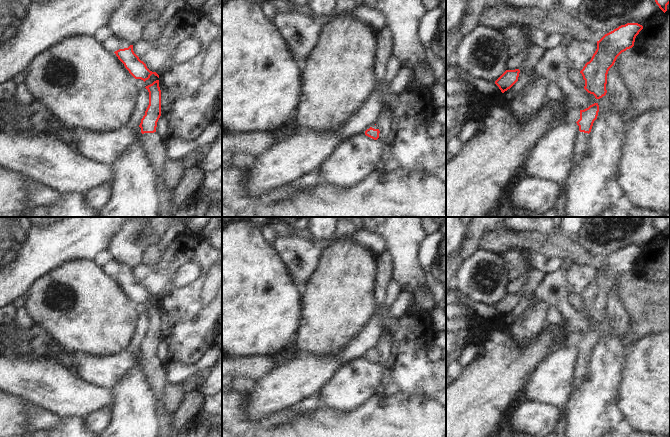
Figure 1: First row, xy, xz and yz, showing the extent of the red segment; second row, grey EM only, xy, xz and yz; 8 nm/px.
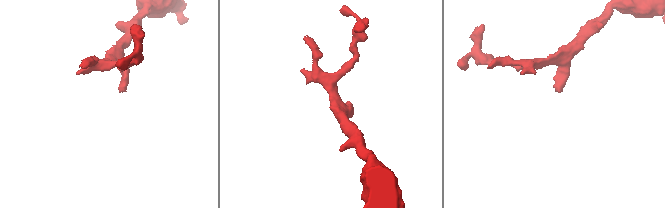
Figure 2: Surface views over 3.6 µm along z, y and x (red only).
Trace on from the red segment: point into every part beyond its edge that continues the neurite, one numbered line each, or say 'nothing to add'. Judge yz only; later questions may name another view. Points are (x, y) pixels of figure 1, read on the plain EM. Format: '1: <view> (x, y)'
1: yz (581, 368)

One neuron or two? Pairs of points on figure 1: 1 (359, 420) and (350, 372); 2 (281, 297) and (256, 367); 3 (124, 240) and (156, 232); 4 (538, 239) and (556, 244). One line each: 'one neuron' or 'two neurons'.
1: two neurons
2: two neurons
3: one neuron
4: one neuron

